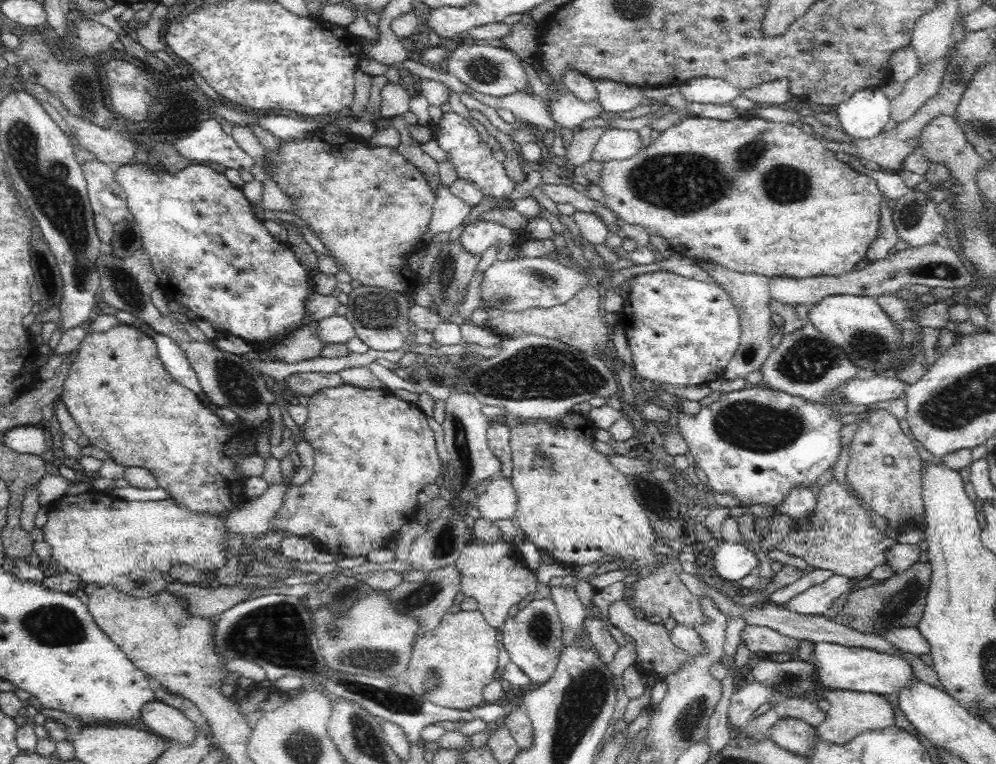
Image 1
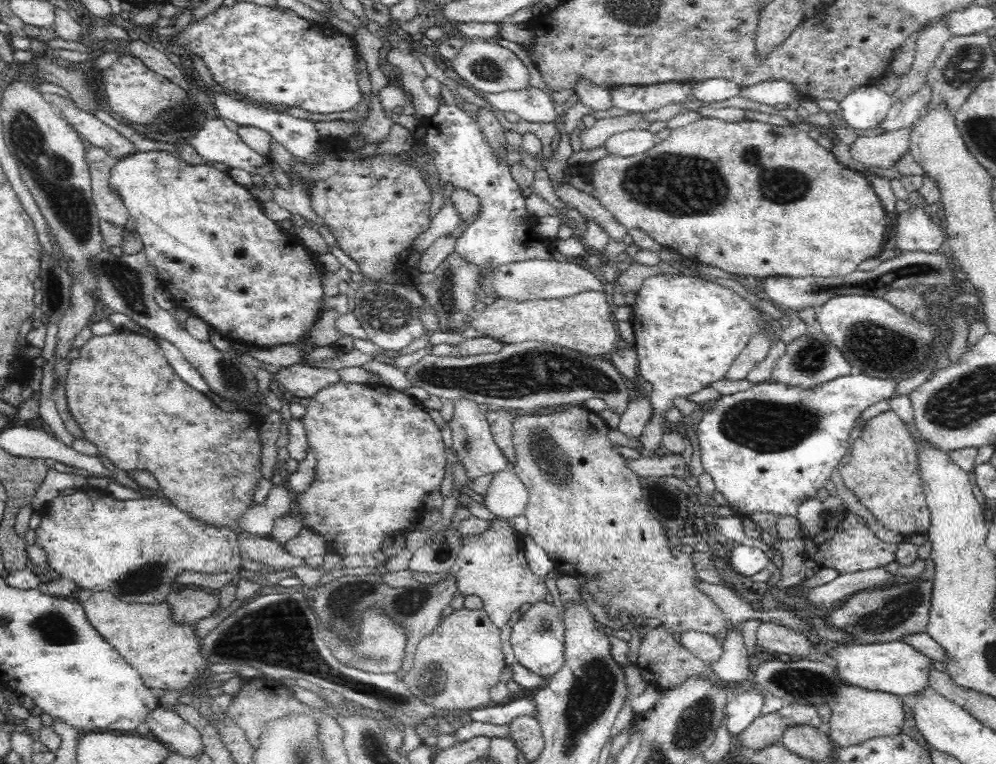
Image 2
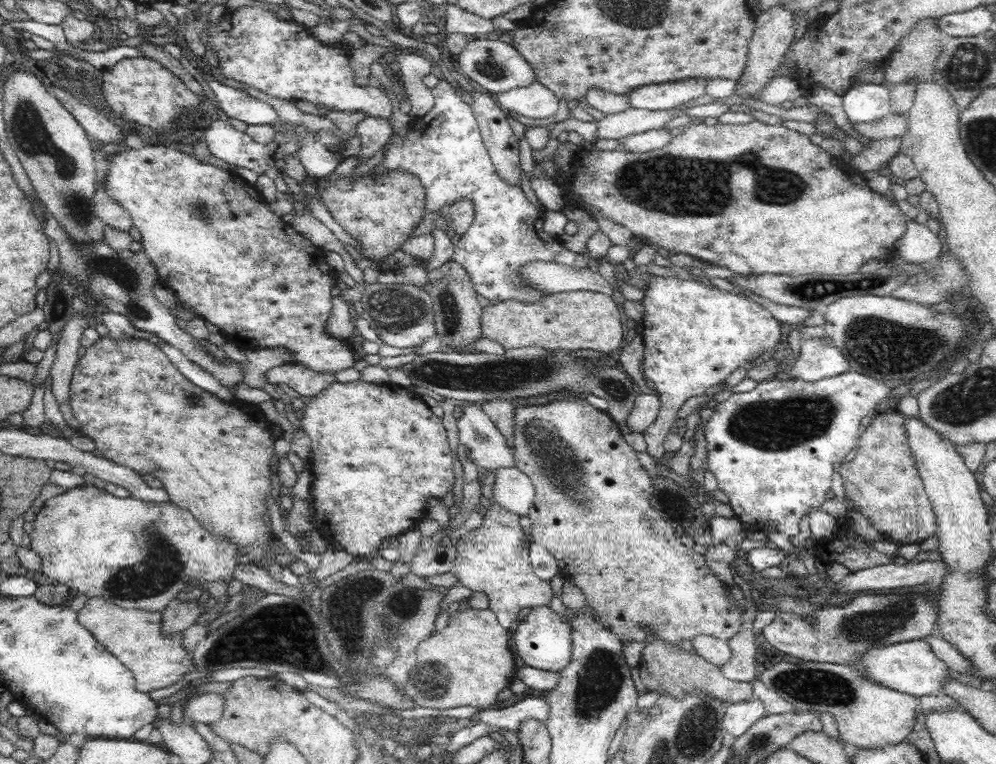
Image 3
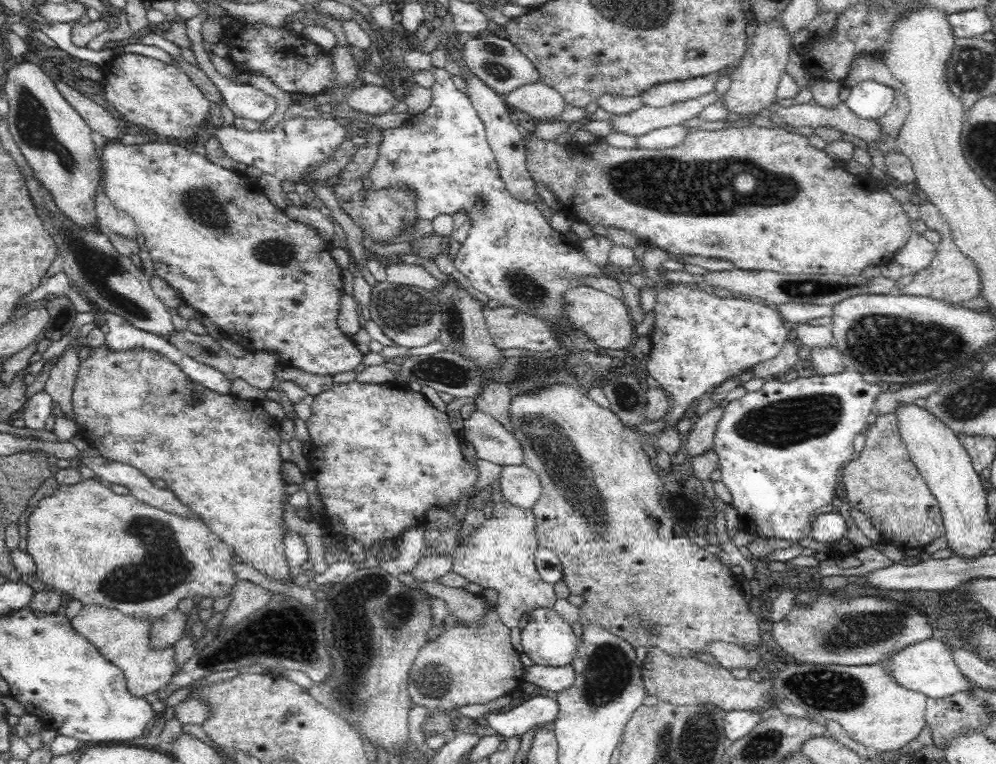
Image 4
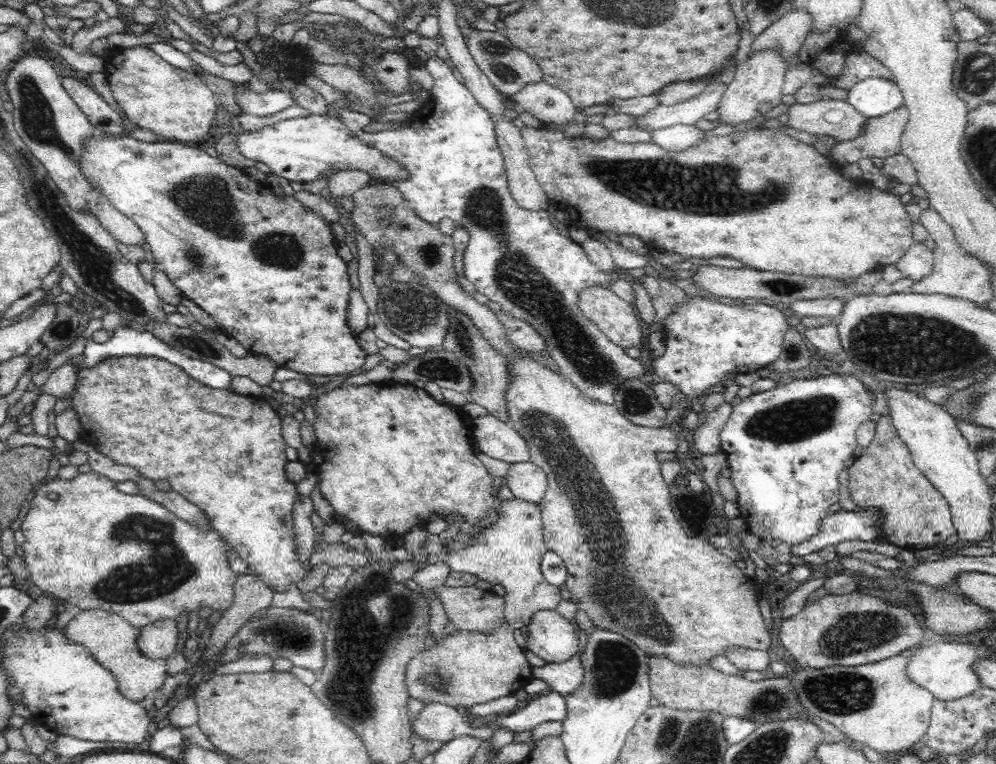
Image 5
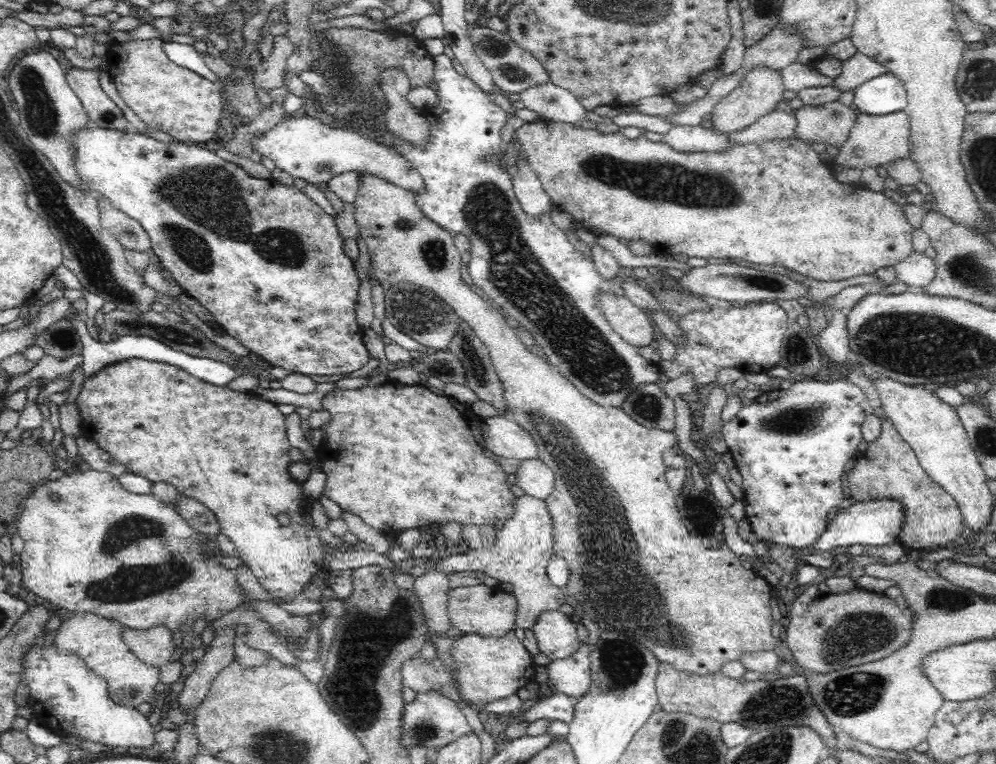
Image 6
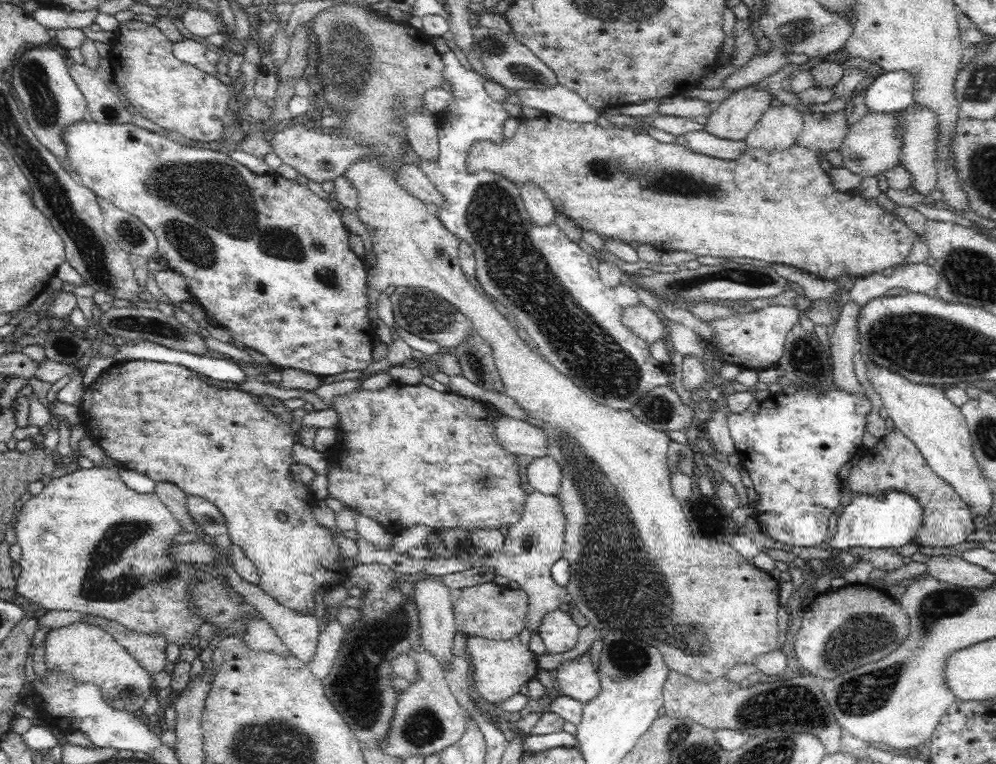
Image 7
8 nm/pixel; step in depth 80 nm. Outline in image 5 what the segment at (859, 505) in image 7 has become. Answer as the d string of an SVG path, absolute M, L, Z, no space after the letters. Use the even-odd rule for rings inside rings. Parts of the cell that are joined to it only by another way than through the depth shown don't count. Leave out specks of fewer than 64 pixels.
M844 509L829 515L822 516L818 523L818 532L800 544L791 547L794 556L806 556L824 549L831 544L839 544L845 540L883 541L883 537L877 530L879 516L875 511L855 511Z

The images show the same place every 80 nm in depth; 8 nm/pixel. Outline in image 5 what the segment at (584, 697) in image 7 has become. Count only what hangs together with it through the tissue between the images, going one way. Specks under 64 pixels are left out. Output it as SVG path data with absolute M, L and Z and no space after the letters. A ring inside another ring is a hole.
M583 630L578 632L579 648L578 654L563 664L546 664L540 668L532 667L532 680L542 680L562 697L572 694L582 681L584 671L580 666L580 654L588 646L588 635Z

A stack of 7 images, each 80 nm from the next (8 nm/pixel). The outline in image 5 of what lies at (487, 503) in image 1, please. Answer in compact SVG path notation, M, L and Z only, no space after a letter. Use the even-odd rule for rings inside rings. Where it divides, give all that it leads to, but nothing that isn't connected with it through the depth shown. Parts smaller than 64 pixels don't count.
M530 461L510 465L504 484L512 492L514 499L528 504L538 504L547 487L545 475L536 466L530 464Z

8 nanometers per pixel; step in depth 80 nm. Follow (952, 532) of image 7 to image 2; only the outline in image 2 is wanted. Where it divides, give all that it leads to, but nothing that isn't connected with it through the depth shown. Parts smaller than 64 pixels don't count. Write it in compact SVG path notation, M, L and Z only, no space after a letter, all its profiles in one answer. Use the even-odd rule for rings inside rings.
M890 409L878 413L863 426L862 434L852 445L849 461L839 467L842 481L856 498L876 517L880 526L903 537L924 535L929 527L929 508L921 485L917 443L906 429L906 423Z

